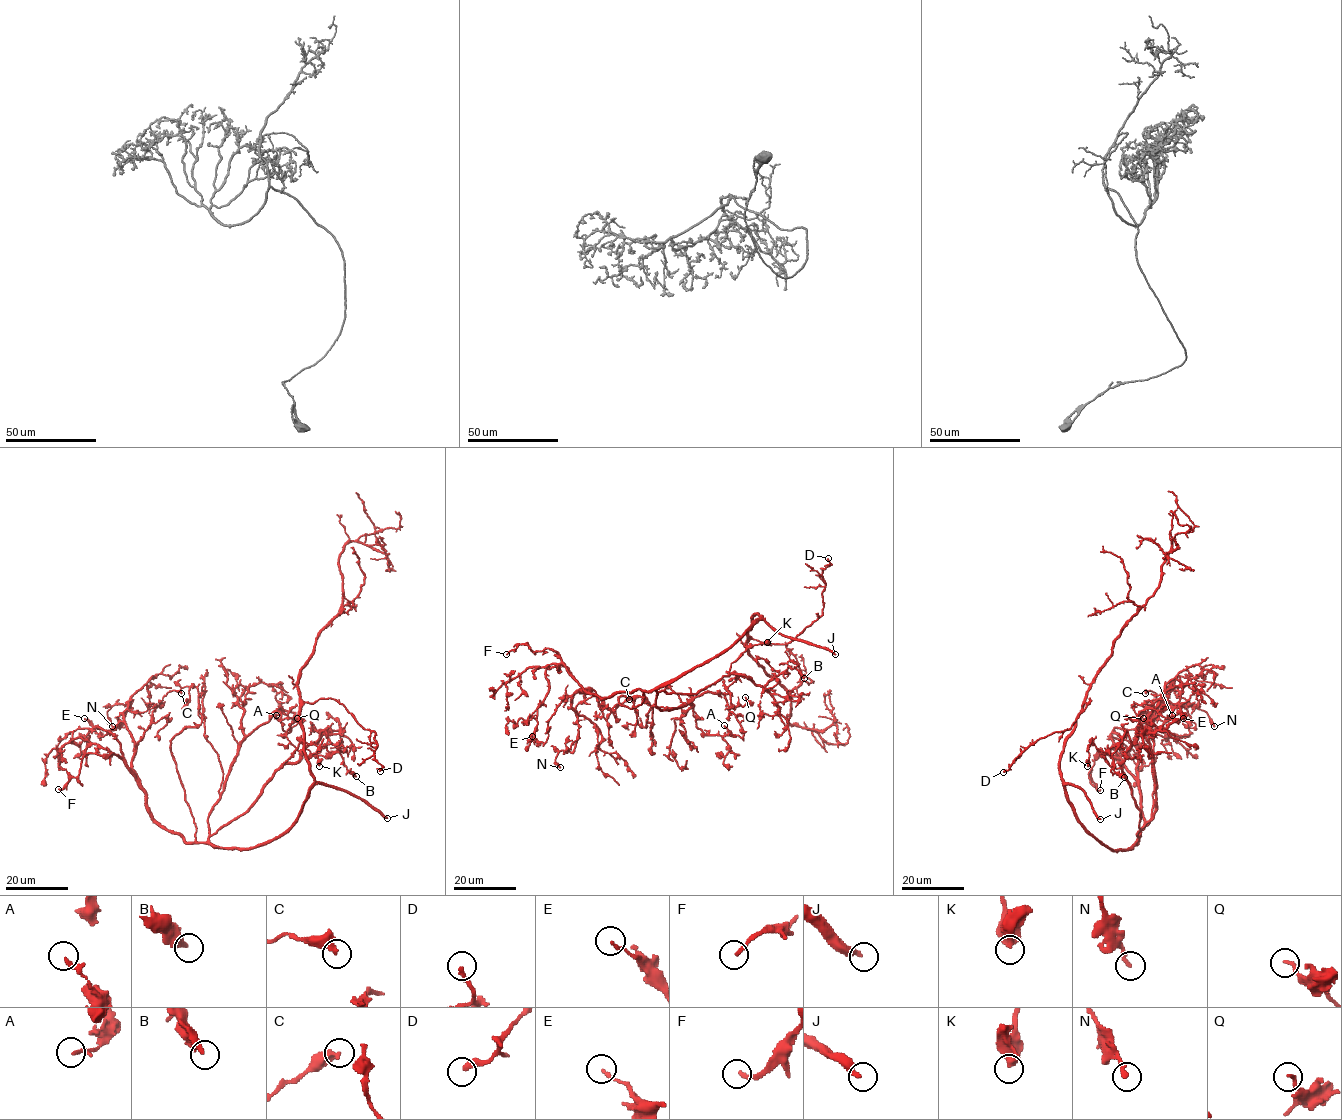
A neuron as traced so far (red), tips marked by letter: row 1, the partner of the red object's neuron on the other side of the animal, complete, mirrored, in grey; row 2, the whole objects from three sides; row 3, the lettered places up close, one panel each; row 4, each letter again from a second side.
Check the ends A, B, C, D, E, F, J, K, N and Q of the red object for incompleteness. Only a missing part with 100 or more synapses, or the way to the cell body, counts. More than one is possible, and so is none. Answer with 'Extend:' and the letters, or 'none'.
Extend: J

